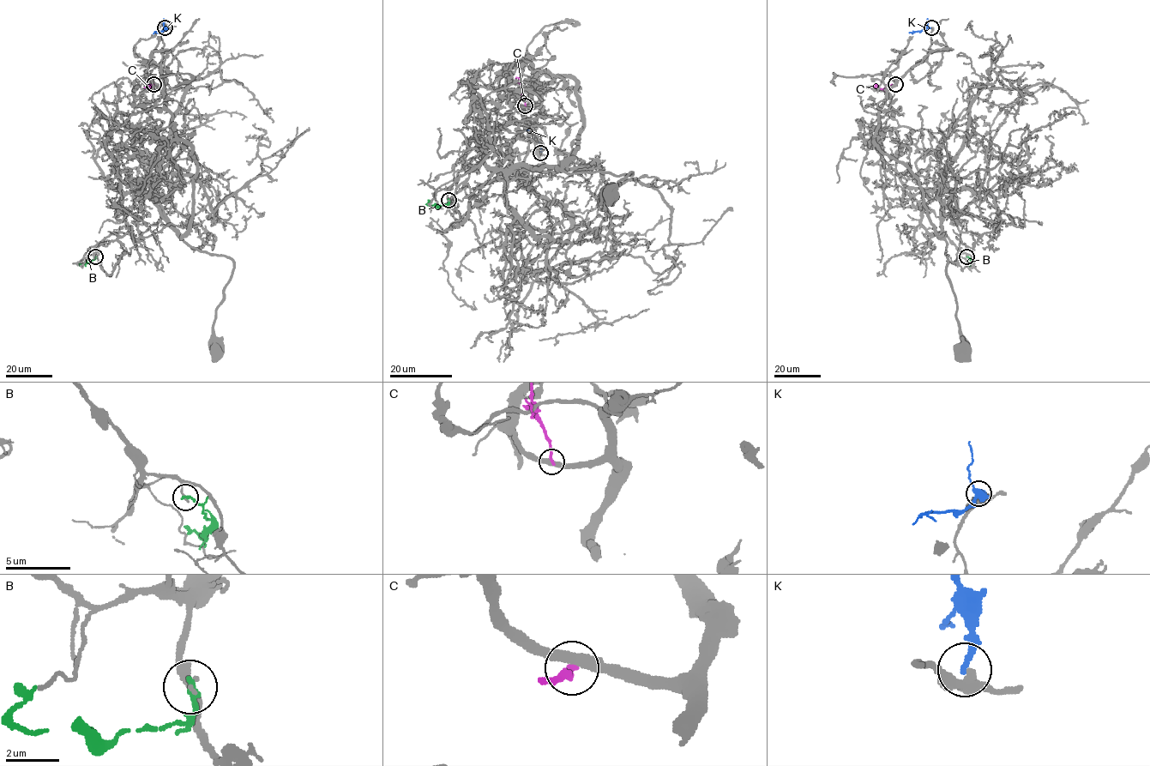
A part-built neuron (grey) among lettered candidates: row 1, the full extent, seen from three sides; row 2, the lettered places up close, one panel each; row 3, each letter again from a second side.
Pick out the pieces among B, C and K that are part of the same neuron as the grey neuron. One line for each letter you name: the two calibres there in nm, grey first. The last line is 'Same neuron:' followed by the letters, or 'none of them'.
Same neuron: none of them

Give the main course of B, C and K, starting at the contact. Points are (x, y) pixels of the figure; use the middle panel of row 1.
B: (448, 200), (448, 204), (438, 206), (428, 203), (430, 200)
C: (525, 105), (520, 85), (516, 81), (518, 77)
K: (540, 153), (541, 143), (528, 129), (529, 123)

